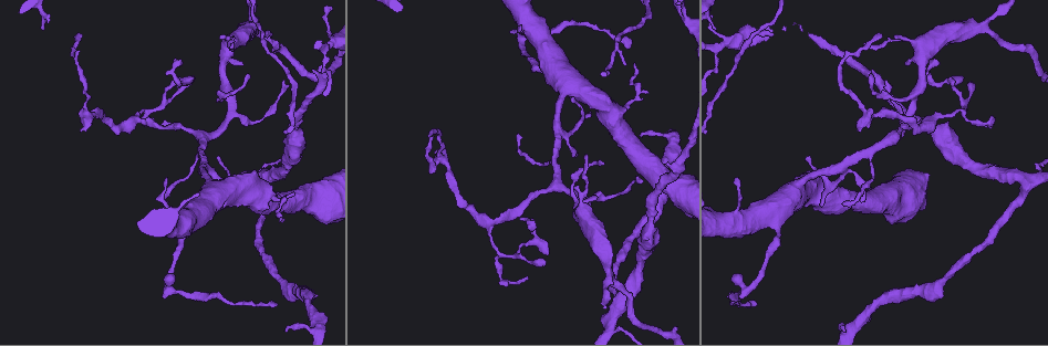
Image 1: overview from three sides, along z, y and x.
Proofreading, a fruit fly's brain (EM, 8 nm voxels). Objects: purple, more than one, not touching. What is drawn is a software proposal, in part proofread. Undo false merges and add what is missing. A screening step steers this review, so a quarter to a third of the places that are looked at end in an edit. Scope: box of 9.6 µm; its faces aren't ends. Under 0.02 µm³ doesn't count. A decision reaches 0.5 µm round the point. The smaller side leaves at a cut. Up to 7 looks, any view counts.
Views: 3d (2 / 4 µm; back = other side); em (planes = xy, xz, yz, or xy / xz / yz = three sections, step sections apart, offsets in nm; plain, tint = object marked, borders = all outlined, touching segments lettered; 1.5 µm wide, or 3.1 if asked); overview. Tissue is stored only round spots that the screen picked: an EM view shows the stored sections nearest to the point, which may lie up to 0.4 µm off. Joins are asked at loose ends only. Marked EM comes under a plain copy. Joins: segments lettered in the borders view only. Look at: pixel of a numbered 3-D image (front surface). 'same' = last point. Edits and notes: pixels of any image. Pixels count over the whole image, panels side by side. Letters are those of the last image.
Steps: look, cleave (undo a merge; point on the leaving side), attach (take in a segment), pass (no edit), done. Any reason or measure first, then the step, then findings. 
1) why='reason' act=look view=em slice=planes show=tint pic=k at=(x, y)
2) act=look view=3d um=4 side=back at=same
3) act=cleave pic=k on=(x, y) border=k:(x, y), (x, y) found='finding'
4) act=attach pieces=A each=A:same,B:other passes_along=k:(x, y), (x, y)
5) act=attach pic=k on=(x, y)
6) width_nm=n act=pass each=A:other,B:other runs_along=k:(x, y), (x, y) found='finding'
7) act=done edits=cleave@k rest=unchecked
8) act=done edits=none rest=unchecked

act=look view=em slice=xz step=4 show=borders pic=1 at=(233, 47)

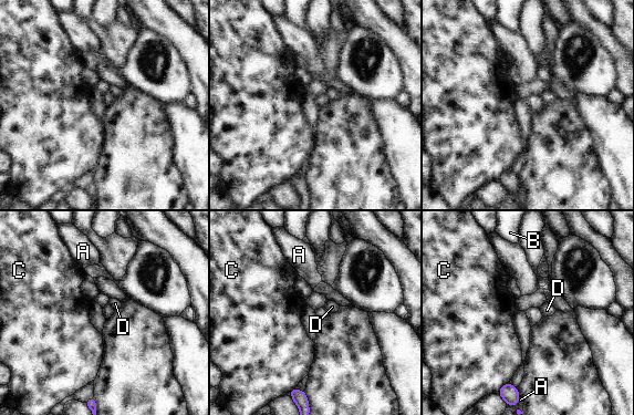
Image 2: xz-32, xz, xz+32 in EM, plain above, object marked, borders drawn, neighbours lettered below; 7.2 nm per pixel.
why='another direction' act=look view=em slice=xy step=4 show=borders at=same

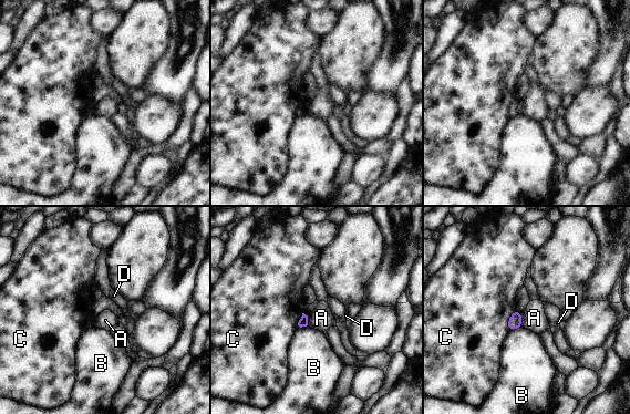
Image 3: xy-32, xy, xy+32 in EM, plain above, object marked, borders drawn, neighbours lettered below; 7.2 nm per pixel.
act=pass each=A:other,B:other,C:other,D:other border=3:(519, 312), (522, 327) found='none of them fits'

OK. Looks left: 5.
why='abrupt turn' act=look view=3d um=4 side=back pic=1 at=(441, 159)

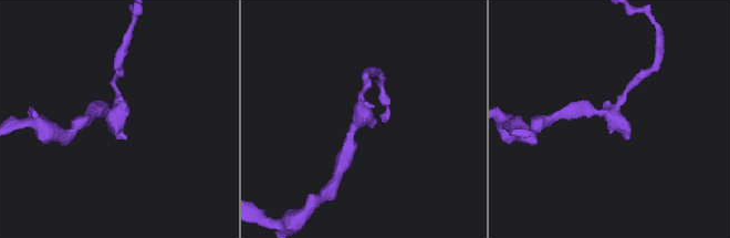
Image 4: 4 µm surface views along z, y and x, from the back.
why='need the tissue' act=look view=em slice=xy step=8 show=borders pic=4 at=(617, 105)

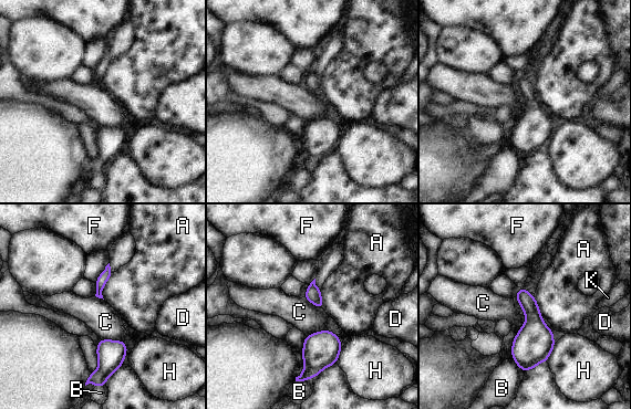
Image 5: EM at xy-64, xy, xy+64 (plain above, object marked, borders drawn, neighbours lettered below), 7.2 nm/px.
act=look view=em slice=planes show=borders at=same

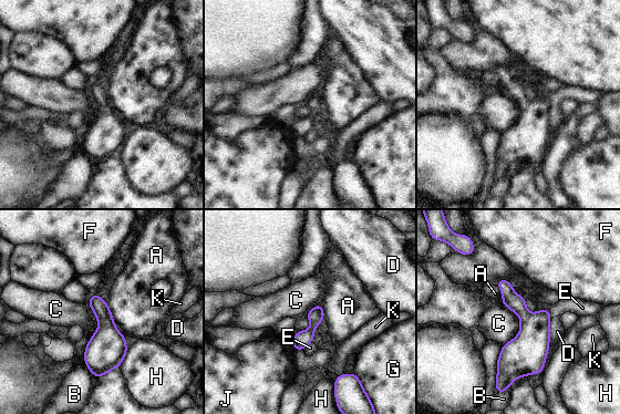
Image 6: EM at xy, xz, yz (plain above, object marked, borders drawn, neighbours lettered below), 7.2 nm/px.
act=pass each=A:other,B:other,C:other,D:other,E:other,F:other,G:other,H:other,J:other,K:other runs_along=6:(319, 308), (314, 325), (297, 347) found='one cell here'

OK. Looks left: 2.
why='thin end' act=look view=em slice=planes show=borders pic=1 at=(633, 65)

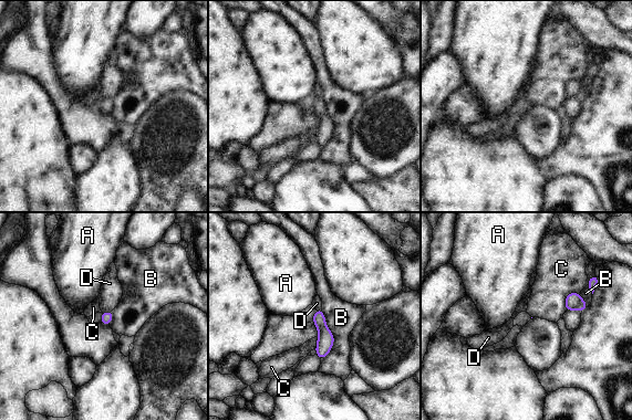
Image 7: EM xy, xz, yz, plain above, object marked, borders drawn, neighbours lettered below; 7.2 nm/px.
act=pass each=A:other,B:other,C:other,D:other border=7:(578, 292), (566, 296), (565, 311) found='no lettered segment goes on from it'

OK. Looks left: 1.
act=done edits=none rest=unchecked

